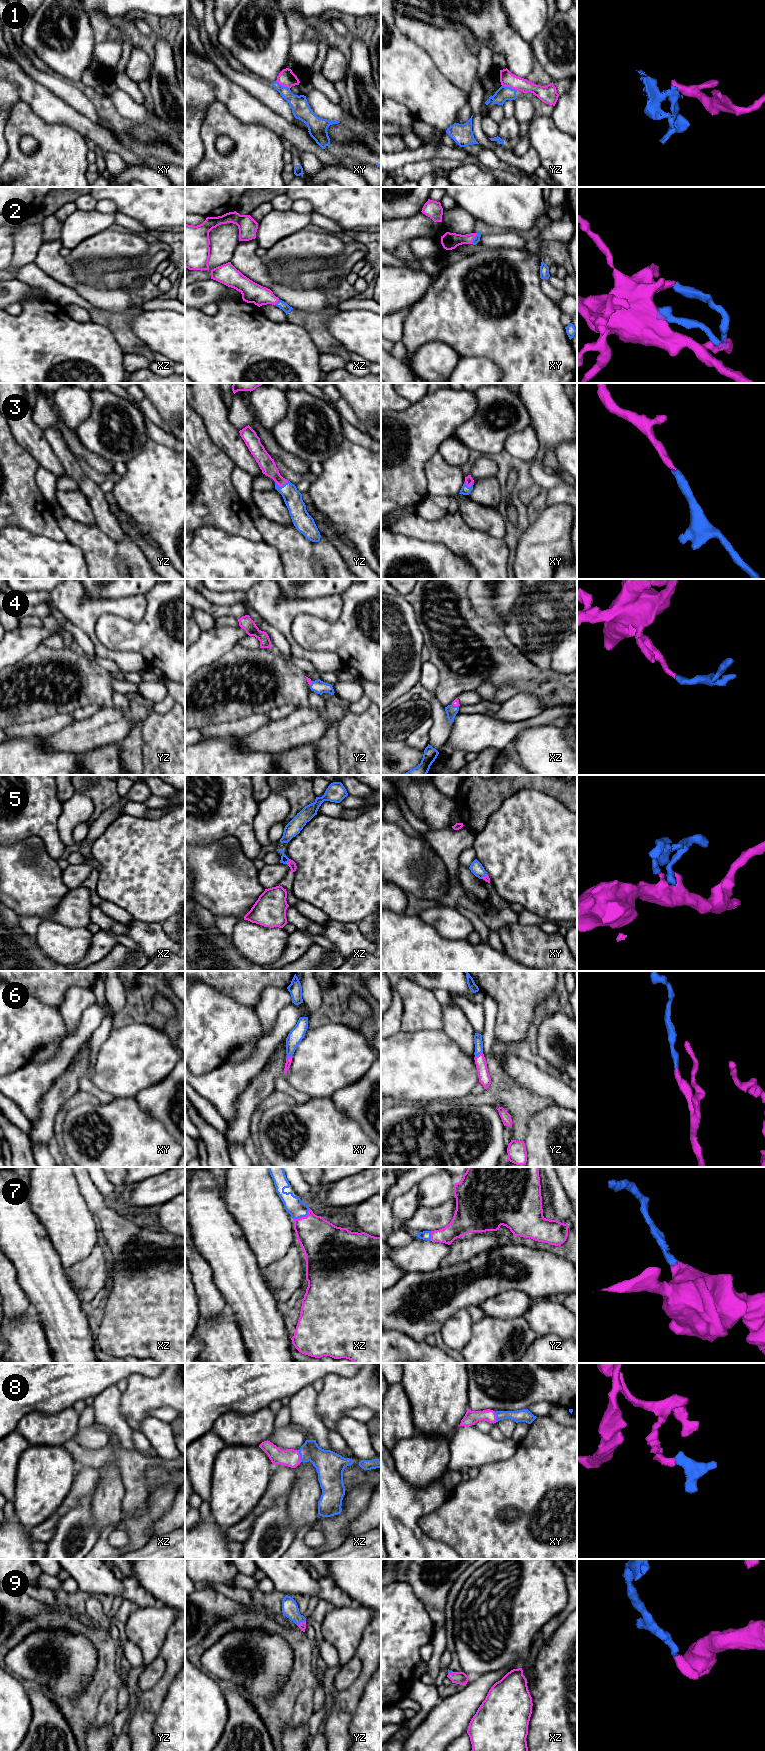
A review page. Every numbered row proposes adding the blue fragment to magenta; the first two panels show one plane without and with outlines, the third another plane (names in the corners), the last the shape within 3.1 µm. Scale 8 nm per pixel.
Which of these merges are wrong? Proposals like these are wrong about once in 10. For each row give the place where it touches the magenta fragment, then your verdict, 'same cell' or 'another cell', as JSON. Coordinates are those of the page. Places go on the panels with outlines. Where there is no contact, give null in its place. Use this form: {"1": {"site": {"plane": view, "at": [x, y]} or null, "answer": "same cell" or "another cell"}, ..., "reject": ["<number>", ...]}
{"1": {"site": {"plane": "yz", "at": [509, 86]}, "answer": "same cell"}, "2": {"site": {"plane": "xy", "at": [473, 238]}, "answer": "same cell"}, "3": {"site": {"plane": "yz", "at": [281, 485]}, "answer": "same cell"}, "4": {"site": {"plane": "xz", "at": [455, 705]}, "answer": "same cell"}, "5": {"site": {"plane": "xz", "at": [288, 862]}, "answer": "same cell"}, "6": {"site": {"plane": "yz", "at": [479, 1054]}, "answer": "same cell"}, "7": {"site": {"plane": "xz", "at": [303, 1217]}, "answer": "same cell"}, "8": {"site": {"plane": "xz", "at": [299, 1456]}, "answer": "same cell"}, "9": {"site": {"plane": "yz", "at": [302, 1622]}, "answer": "same cell"}, "reject": []}

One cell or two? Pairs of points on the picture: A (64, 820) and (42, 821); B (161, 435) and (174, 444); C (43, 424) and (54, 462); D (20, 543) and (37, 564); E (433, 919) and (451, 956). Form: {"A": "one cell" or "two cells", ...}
{"A": "two cells", "B": "one cell", "C": "two cells", "D": "one cell", "E": "two cells"}

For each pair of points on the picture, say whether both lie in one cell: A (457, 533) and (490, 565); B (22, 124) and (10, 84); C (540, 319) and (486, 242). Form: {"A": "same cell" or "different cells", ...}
{"A": "same cell", "B": "different cells", "C": "different cells"}

